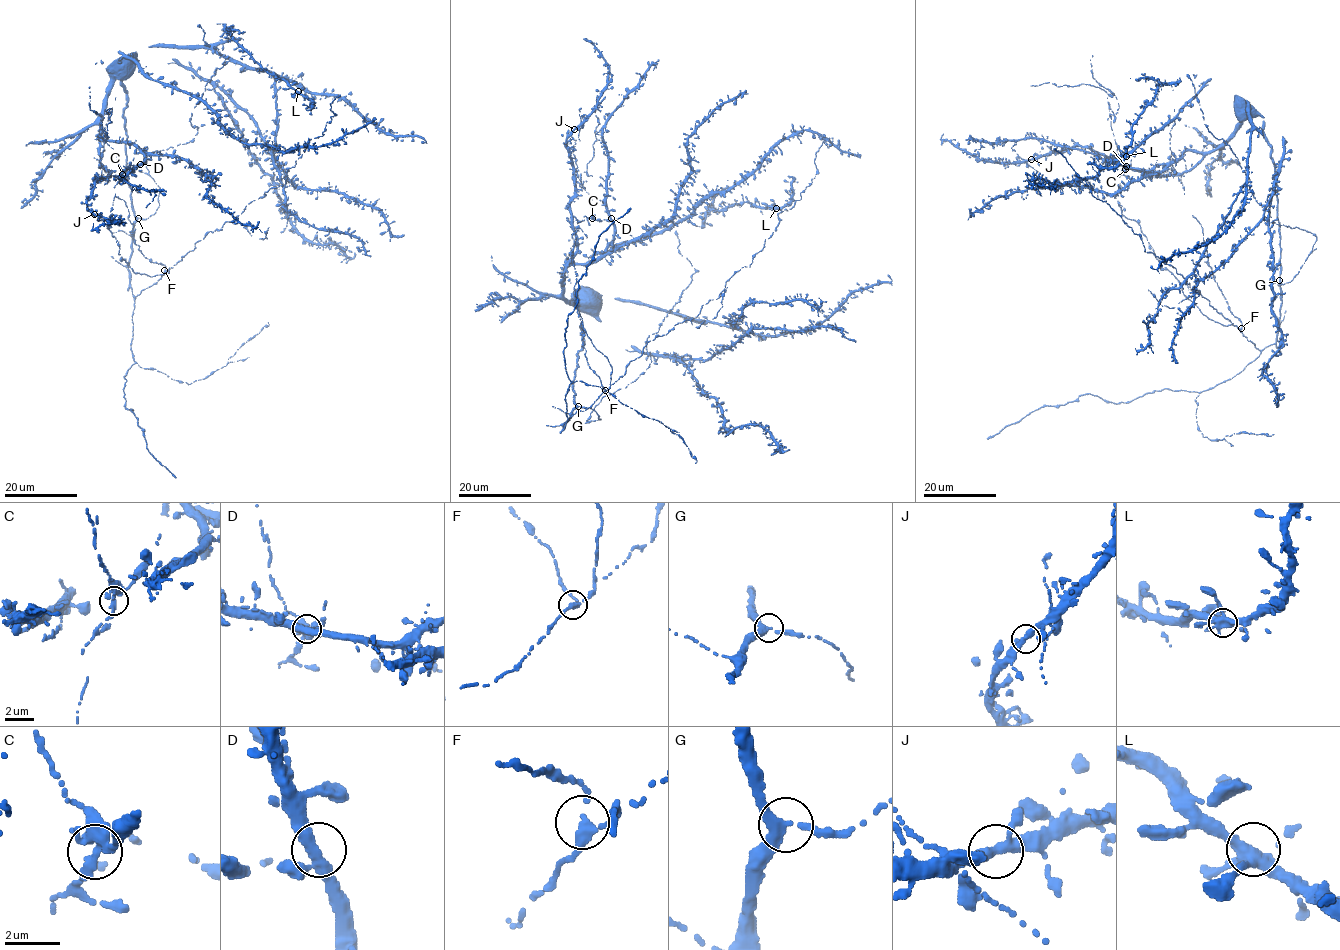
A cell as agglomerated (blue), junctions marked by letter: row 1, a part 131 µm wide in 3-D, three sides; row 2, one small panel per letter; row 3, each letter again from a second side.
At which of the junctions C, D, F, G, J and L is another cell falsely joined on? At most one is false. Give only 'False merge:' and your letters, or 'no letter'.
False merge: C

